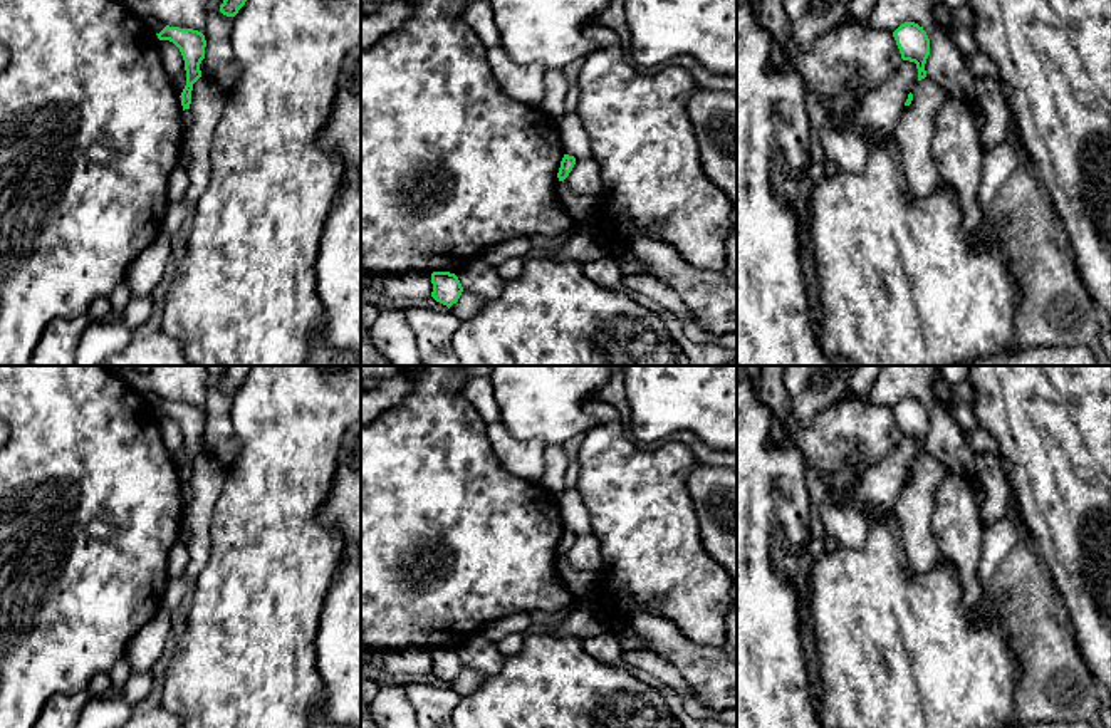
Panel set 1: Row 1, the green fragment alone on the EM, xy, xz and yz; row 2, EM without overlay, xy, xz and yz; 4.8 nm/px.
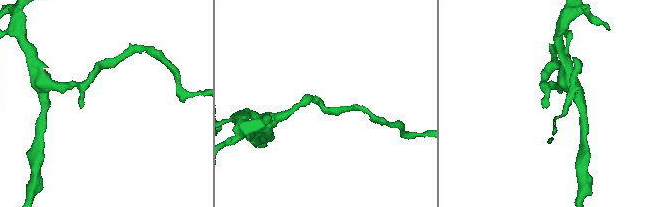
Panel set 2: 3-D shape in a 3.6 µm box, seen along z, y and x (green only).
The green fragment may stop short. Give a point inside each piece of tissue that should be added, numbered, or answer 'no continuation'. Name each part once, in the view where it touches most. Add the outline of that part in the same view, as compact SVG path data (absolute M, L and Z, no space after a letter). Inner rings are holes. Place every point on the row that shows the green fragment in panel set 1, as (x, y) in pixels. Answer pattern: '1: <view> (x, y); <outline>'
no continuation

